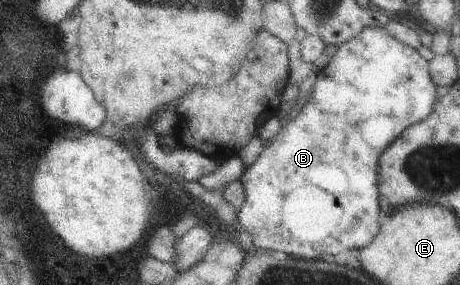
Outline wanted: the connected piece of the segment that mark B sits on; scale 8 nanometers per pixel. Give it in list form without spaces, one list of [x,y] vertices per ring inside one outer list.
[[[367,27],[353,38],[340,44],[335,55],[325,68],[317,71],[317,80],[311,91],[311,98],[307,104],[303,104],[297,116],[291,121],[283,122],[279,133],[271,138],[269,146],[264,148],[257,160],[249,165],[241,174],[241,184],[243,184],[245,200],[240,211],[237,213],[237,220],[245,232],[249,232],[254,247],[257,249],[266,249],[269,252],[279,250],[286,254],[293,255],[301,259],[320,260],[323,254],[340,254],[353,250],[359,250],[367,246],[377,233],[383,223],[383,215],[379,208],[379,187],[377,180],[377,160],[383,154],[393,140],[413,124],[425,120],[430,112],[433,112],[433,104],[437,102],[438,85],[431,80],[429,74],[429,61],[426,60],[416,49],[395,39],[387,32],[384,27]]]

